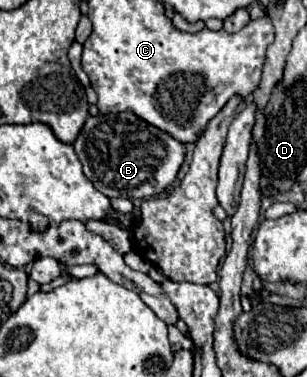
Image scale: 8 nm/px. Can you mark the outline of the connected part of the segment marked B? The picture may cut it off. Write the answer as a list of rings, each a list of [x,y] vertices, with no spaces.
[[[133,112],[89,116],[73,148],[83,164],[85,176],[109,198],[145,200],[159,196],[173,184],[185,160],[185,144],[137,118]]]

